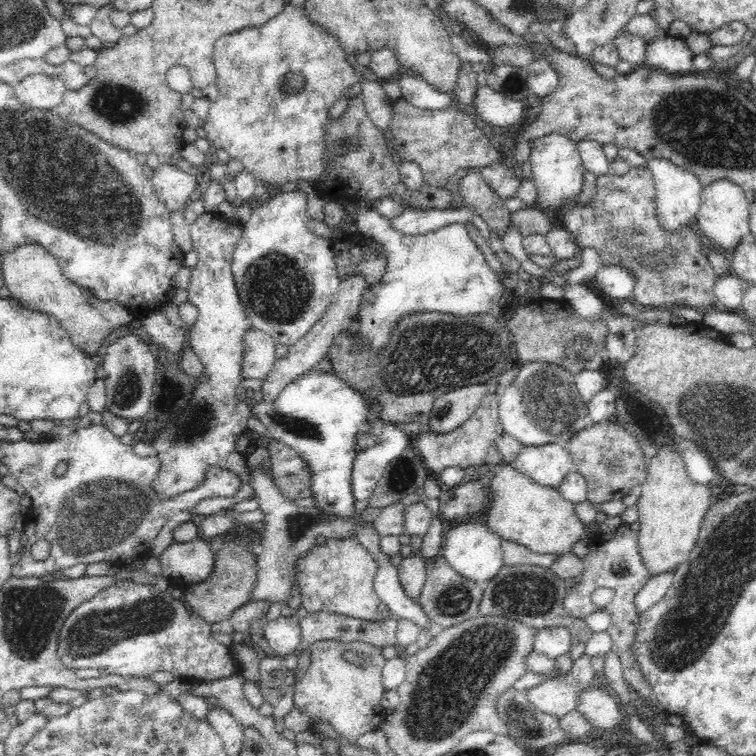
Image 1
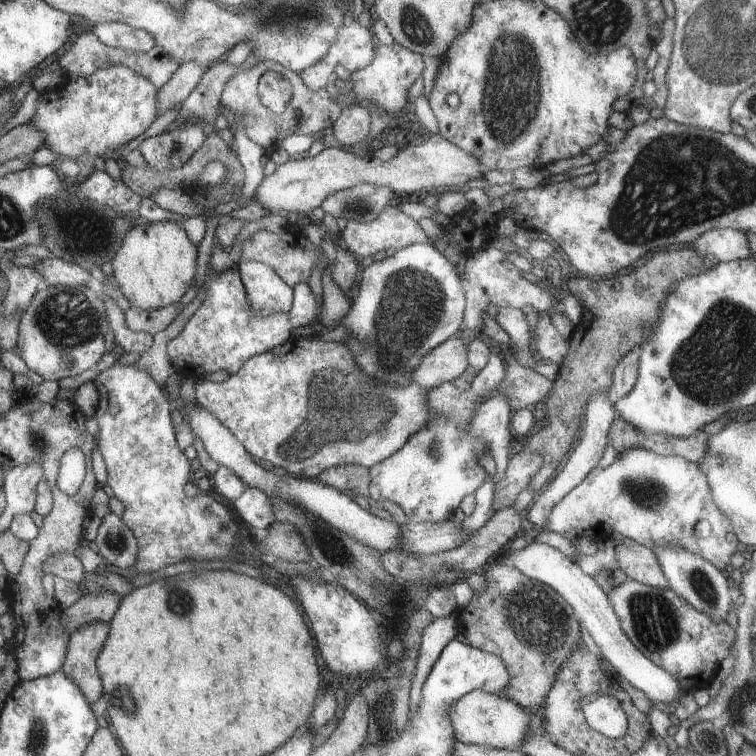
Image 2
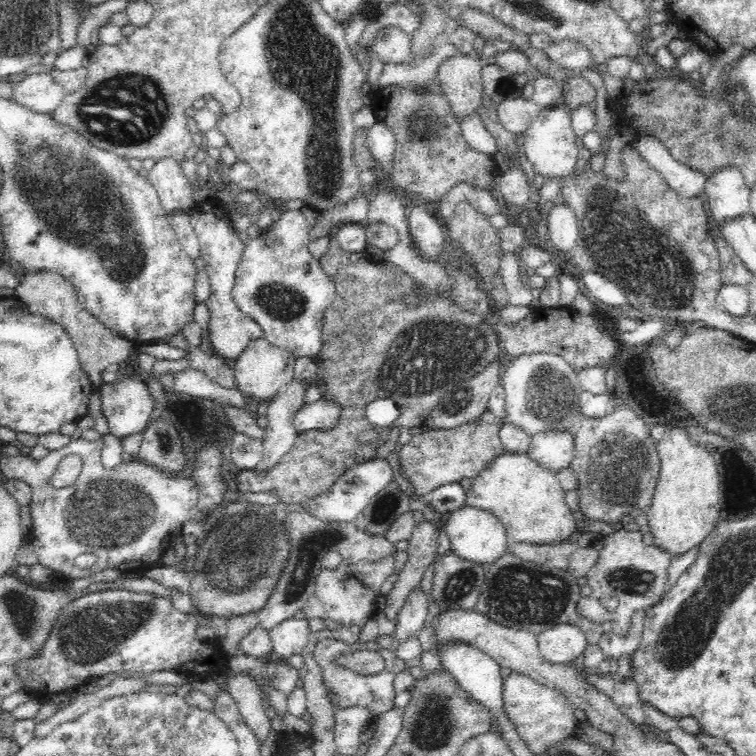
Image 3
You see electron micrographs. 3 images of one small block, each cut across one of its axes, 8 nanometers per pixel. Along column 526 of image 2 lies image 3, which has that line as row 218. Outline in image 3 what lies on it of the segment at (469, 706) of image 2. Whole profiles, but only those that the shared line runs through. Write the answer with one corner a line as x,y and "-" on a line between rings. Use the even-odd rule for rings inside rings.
722,168
708,177
703,190
708,210
718,226
750,213
750,191
738,168

